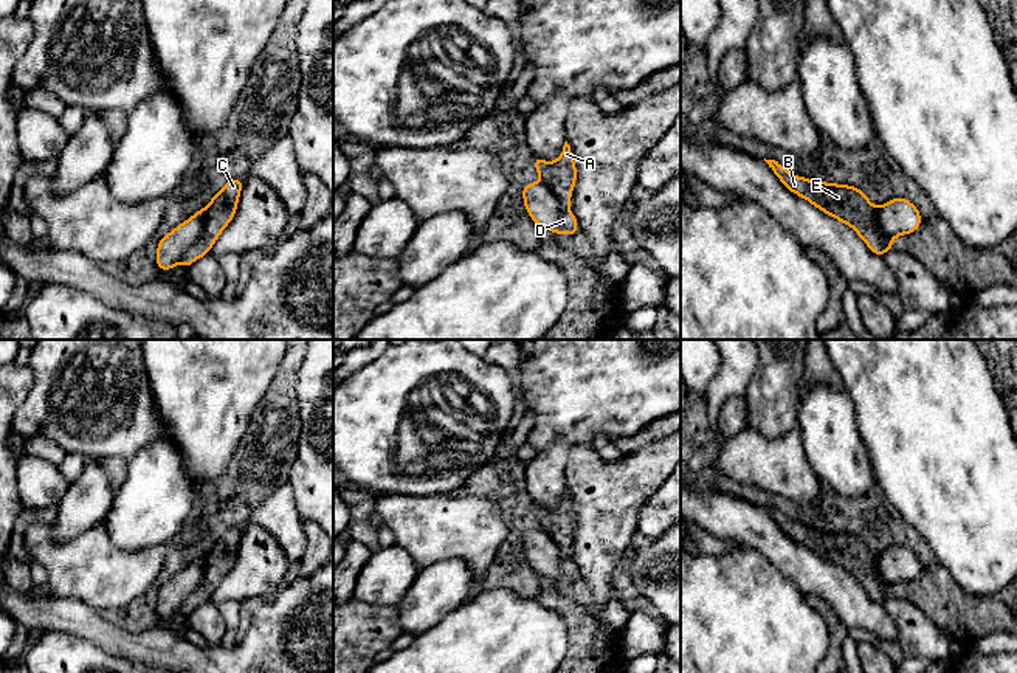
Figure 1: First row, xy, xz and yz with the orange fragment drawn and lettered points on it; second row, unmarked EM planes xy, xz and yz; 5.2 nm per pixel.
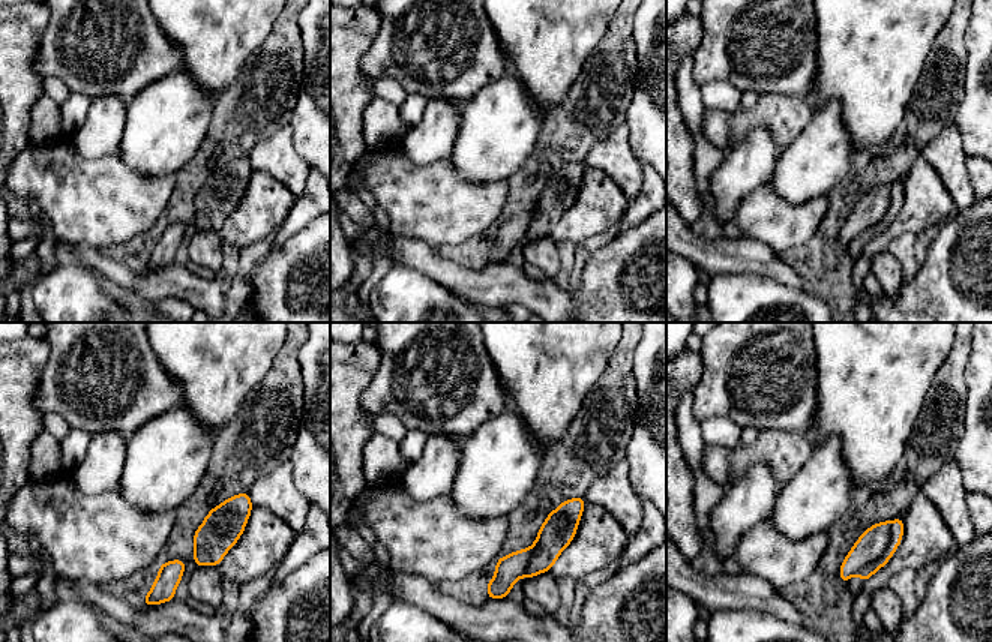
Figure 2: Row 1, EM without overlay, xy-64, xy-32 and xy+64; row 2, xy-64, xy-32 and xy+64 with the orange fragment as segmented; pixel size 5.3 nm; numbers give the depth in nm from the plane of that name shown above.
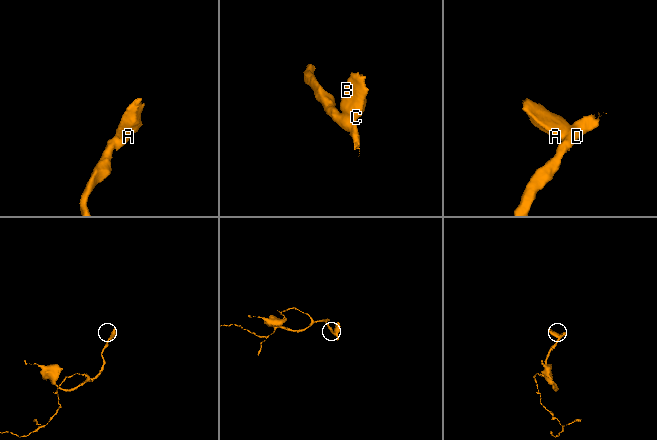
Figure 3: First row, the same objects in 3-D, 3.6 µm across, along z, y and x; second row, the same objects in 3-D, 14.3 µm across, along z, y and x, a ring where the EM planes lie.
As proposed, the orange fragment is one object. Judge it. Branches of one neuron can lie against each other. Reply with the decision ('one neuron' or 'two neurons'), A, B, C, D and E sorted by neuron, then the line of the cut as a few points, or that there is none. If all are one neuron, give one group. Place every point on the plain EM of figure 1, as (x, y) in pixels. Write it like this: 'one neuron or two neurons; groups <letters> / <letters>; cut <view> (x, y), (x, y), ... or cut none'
two neurons; groups A B C E / D; cut xy (205, 555), (203, 577), (179, 610)

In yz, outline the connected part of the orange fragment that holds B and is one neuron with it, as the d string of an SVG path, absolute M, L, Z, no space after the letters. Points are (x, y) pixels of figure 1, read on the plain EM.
M766 507L778 527L795 543L803 544L826 563L853 575L865 592L879 605L893 597L893 586L879 578L877 555L867 541L850 532L825 530L792 523L775 507Z

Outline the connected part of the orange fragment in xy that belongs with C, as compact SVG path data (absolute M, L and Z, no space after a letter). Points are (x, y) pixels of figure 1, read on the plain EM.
M243 526L229 527L205 554L203 578L197 589L181 603L180 611L183 616L211 599L222 578L236 563L242 533Z

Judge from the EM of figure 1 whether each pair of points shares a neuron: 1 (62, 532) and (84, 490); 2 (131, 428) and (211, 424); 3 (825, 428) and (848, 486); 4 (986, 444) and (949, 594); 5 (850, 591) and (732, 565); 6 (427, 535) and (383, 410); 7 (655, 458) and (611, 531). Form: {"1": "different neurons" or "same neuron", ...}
{"1": "same neuron", "2": "different neurons", "3": "same neuron", "4": "different neurons", "5": "different neurons", "6": "different neurons", "7": "same neuron"}

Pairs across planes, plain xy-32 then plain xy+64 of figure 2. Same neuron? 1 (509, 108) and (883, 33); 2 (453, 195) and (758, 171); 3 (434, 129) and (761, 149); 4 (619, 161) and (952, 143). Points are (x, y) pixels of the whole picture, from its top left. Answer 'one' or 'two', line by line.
1: one
2: two
3: one
4: one

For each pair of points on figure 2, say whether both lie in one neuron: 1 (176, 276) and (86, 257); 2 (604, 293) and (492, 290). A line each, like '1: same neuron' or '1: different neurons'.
1: same neuron
2: same neuron

